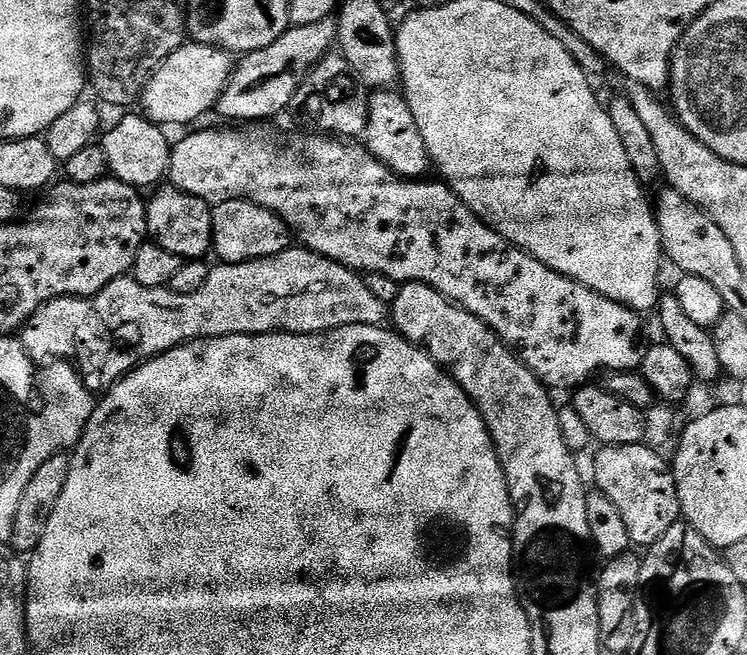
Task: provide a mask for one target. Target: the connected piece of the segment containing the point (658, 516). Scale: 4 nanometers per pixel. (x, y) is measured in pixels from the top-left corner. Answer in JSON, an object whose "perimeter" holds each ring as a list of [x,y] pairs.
{"perimeter":[[[645,443],[610,444],[599,450],[592,464],[595,491],[614,502],[618,514],[622,514],[622,522],[626,522],[633,545],[659,545],[660,539],[681,519],[678,486],[669,461],[659,457]]]}

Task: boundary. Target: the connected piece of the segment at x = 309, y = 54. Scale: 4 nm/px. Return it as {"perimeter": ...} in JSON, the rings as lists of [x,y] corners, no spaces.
{"perimeter":[[[329,18],[310,26],[292,26],[270,46],[241,55],[232,69],[226,90],[216,103],[215,115],[224,120],[268,120],[287,109],[298,86],[314,71],[337,43],[336,22]]]}

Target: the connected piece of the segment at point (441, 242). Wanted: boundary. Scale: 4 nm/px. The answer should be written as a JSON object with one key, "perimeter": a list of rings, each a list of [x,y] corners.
{"perimeter":[[[192,132],[185,140],[175,141],[172,144],[172,157],[168,167],[167,179],[171,187],[182,190],[191,196],[206,201],[210,205],[218,205],[231,200],[249,200],[274,214],[278,214],[288,223],[288,228],[293,237],[310,252],[316,252],[328,260],[338,262],[342,266],[351,268],[357,274],[382,274],[391,280],[397,280],[402,284],[425,284],[434,290],[438,290],[441,296],[445,296],[453,304],[465,308],[470,314],[474,314],[487,328],[492,329],[517,356],[529,370],[537,376],[541,384],[549,389],[568,388],[575,390],[587,385],[588,380],[595,372],[634,372],[644,363],[646,344],[640,341],[641,313],[628,308],[624,304],[614,302],[602,294],[593,292],[592,289],[582,286],[577,280],[558,274],[550,270],[542,262],[538,262],[533,256],[527,256],[520,248],[514,248],[507,240],[503,240],[492,228],[486,227],[480,219],[455,194],[451,188],[443,182],[437,182],[432,178],[418,180],[406,180],[402,176],[395,176],[390,169],[374,154],[368,152],[367,147],[356,142],[345,142],[339,138],[333,138],[327,134],[311,134],[312,136],[292,136],[289,140],[275,140],[272,136],[247,136],[244,132]]]}

